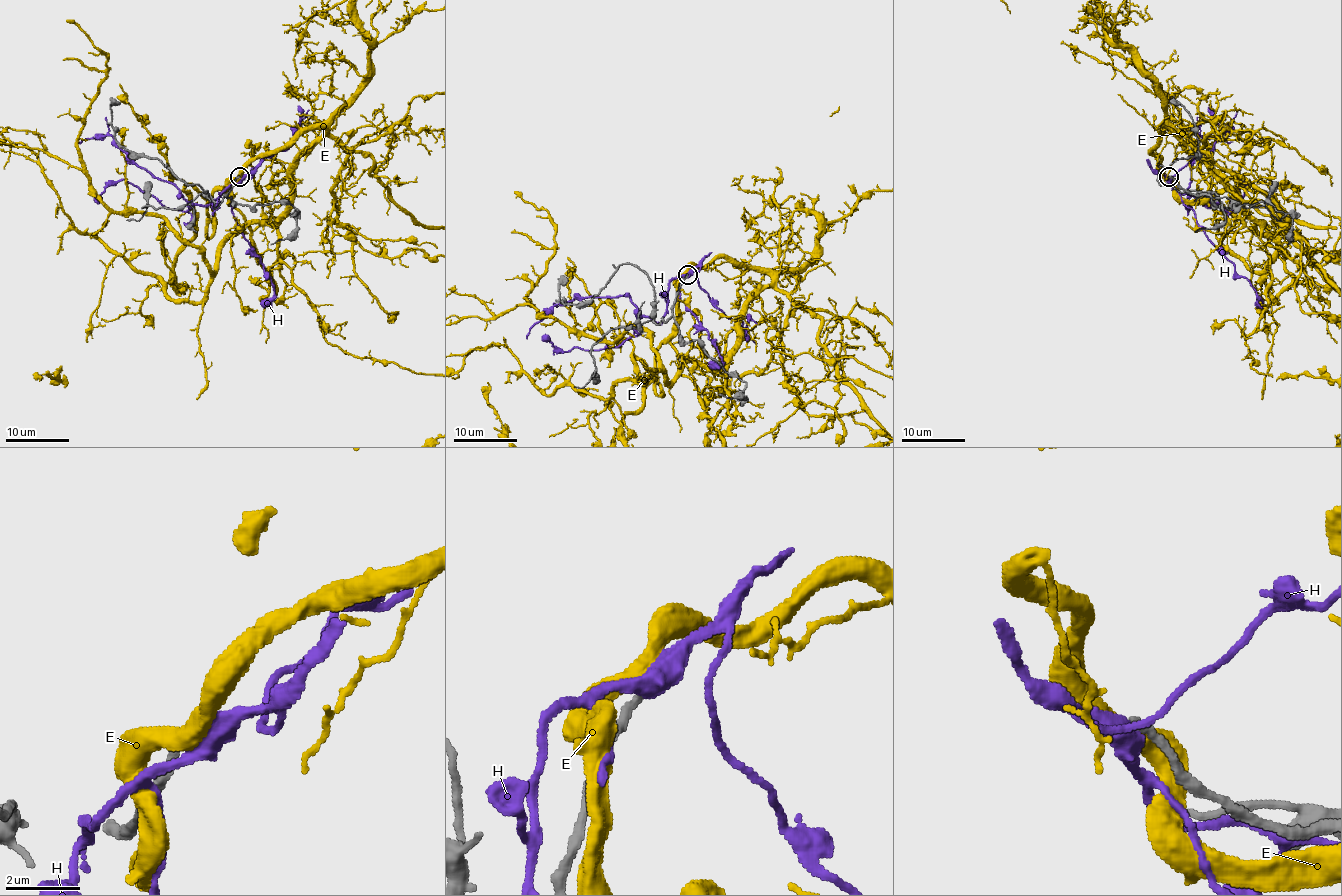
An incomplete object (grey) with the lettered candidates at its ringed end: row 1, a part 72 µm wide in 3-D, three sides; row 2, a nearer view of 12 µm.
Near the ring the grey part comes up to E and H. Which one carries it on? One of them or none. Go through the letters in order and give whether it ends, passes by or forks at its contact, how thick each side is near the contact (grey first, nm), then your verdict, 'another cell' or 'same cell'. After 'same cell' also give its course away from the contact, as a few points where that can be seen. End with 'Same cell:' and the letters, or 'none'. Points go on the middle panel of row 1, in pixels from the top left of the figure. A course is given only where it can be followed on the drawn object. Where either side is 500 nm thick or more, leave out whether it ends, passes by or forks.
E: it passes by; 240 nm thick on the grey side, 460 nm on the other; another cell
H: 240 nm thick on the grey side, 500 nm on the other; another cell
Same cell: none

